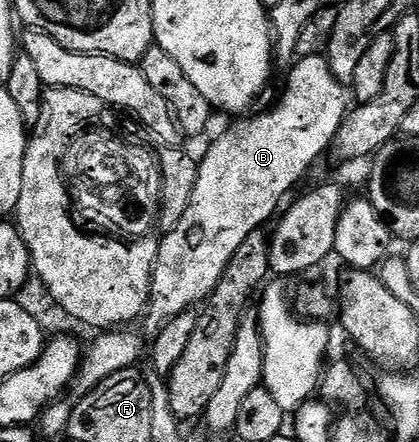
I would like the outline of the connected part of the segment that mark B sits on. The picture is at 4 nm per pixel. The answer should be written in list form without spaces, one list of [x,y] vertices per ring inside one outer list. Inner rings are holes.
[[[324,54],[302,55],[288,71],[285,92],[270,111],[238,118],[241,120],[234,127],[227,128],[206,149],[205,156],[200,156],[191,202],[183,217],[179,217],[179,225],[164,232],[157,244],[149,306],[143,319],[150,329],[159,328],[179,313],[196,308],[196,303],[197,306],[204,304],[215,285],[219,285],[235,249],[239,249],[247,237],[258,234],[261,226],[278,214],[279,208],[286,202],[285,194],[312,169],[313,162],[324,151],[330,150],[334,136],[351,110],[351,95],[346,84],[338,82],[331,73],[331,65]]]

